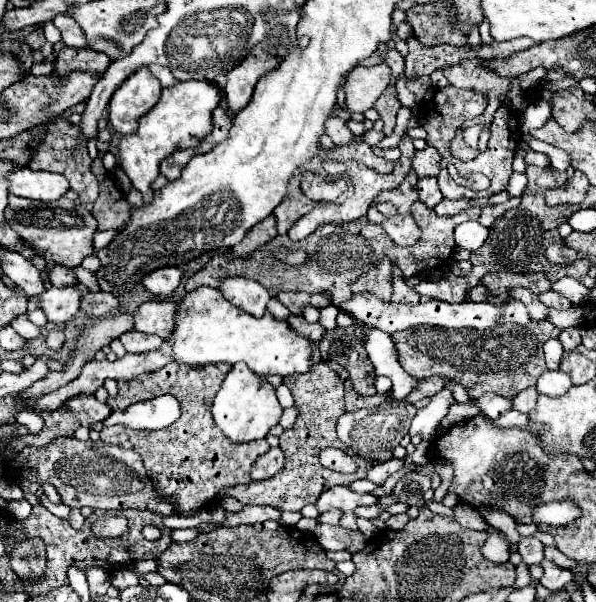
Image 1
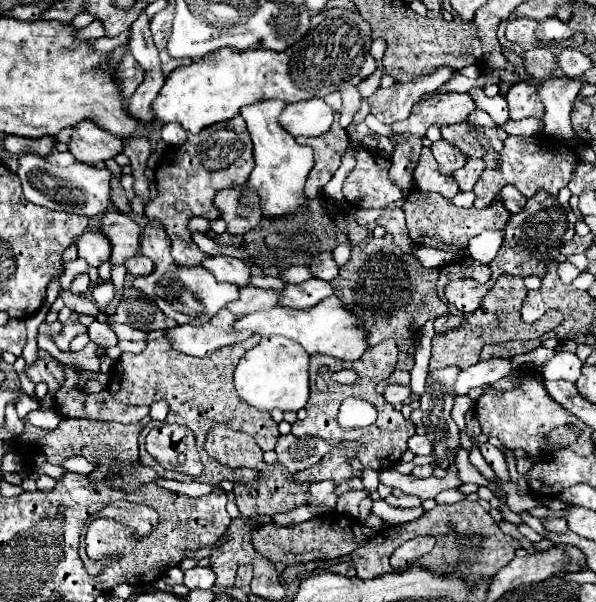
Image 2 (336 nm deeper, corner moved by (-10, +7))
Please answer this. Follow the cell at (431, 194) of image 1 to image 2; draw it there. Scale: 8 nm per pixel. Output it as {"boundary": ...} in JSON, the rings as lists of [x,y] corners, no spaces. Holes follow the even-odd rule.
{"boundary":[[[444,139],[430,145],[430,149],[432,149],[434,159],[438,161],[438,171],[442,175],[452,175],[456,169],[464,167],[464,163],[466,163],[466,157]]]}

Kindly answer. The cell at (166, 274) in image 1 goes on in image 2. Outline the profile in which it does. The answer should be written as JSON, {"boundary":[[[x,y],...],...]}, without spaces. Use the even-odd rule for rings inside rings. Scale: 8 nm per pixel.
{"boundary":[[[132,257],[124,265],[126,265],[126,271],[132,273],[134,277],[149,275],[155,269],[154,263],[148,257]]]}

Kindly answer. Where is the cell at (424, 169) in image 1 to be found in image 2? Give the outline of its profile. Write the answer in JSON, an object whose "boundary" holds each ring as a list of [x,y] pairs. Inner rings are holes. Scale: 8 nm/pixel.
{"boundary":[[[456,123],[442,129],[442,137],[458,147],[464,157],[484,157],[484,153],[492,147],[500,152],[508,135],[502,129],[486,129],[486,127],[470,127],[466,123]]]}

